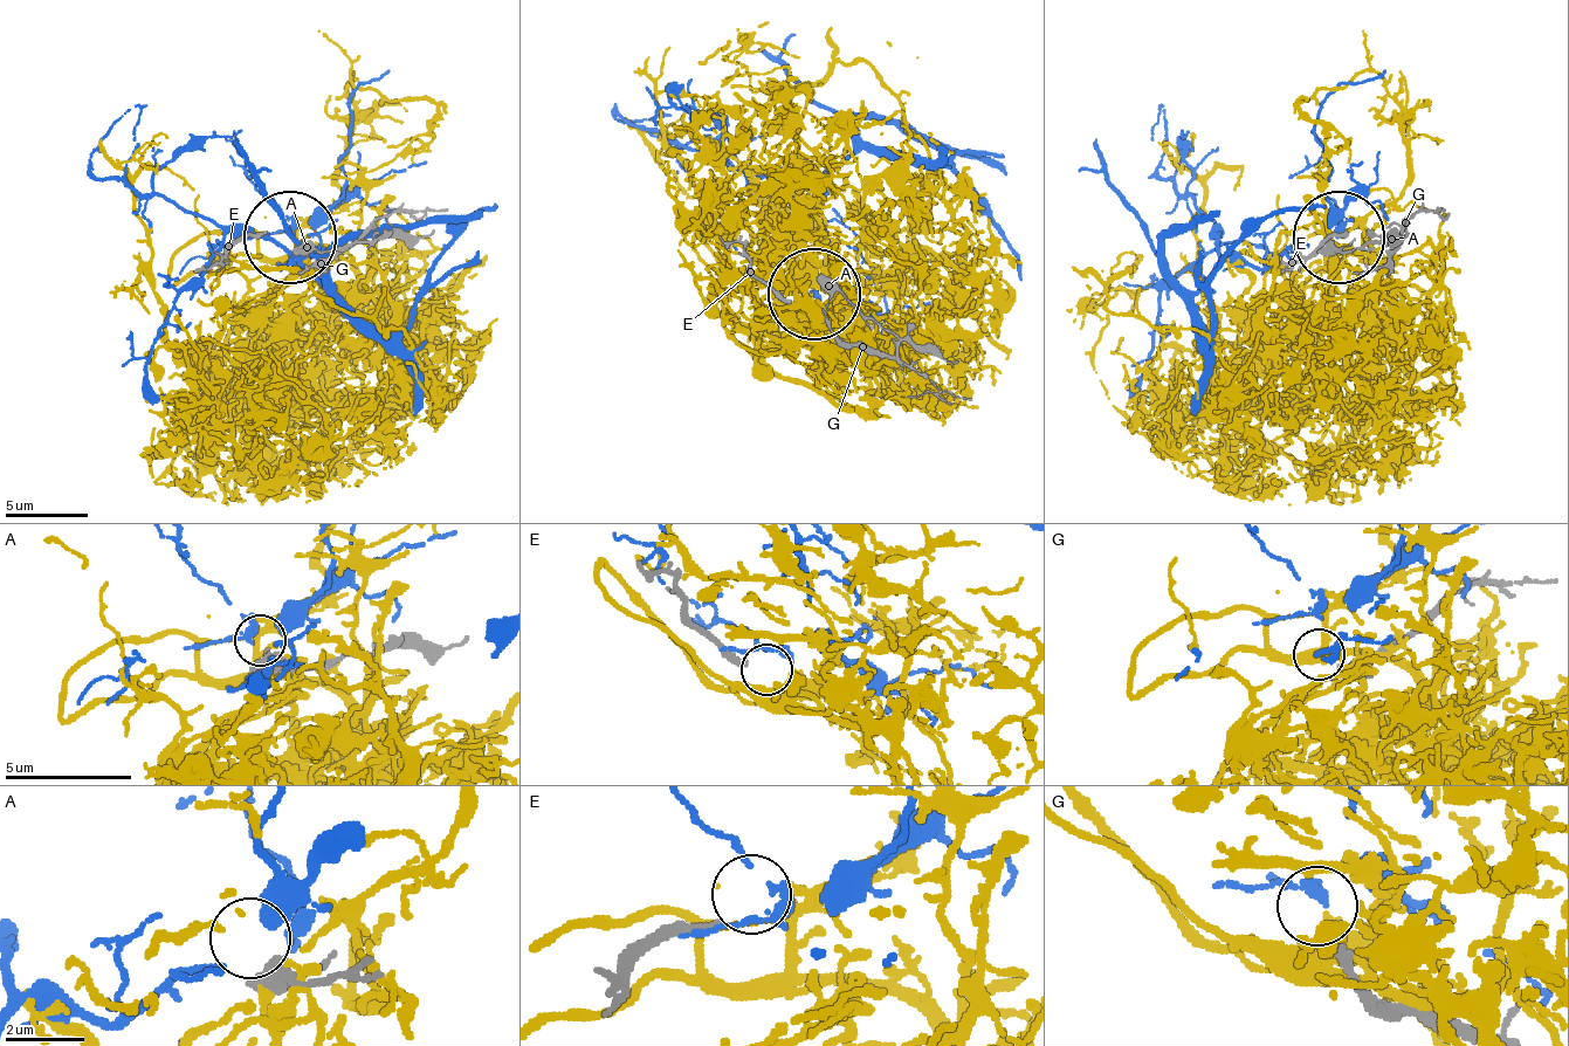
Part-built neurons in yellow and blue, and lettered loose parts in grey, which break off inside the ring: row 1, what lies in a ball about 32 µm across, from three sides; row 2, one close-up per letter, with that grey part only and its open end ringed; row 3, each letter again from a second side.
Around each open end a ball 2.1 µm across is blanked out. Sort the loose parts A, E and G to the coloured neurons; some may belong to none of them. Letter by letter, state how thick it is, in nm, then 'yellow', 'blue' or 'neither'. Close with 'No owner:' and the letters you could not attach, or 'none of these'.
A: 440 nm | neither
E: 240 nm | yellow
G: 170 nm | neither
No owner: A, G

